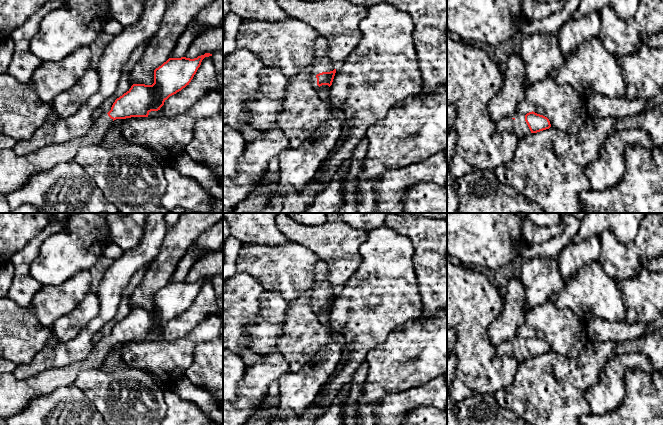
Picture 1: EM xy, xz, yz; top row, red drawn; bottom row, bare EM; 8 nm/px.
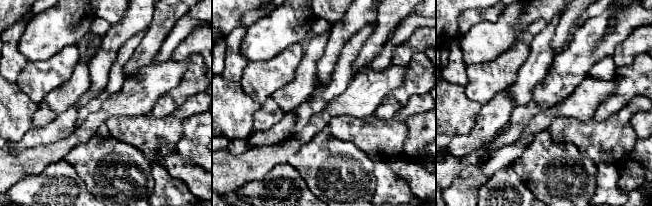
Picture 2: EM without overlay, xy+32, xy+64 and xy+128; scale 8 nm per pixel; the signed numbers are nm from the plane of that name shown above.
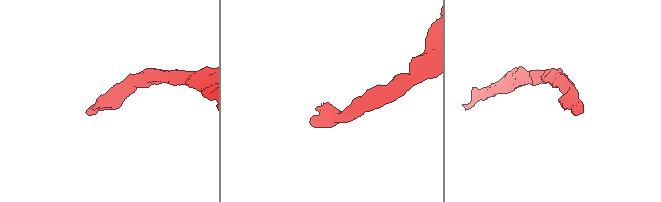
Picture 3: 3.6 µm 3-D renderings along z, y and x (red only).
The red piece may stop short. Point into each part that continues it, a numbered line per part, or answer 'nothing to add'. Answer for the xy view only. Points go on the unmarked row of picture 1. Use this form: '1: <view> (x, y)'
1: xy (16, 394)

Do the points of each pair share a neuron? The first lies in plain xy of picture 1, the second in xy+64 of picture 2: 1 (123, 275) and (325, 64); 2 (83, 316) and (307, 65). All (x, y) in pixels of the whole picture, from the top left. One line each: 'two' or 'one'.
1: one
2: one

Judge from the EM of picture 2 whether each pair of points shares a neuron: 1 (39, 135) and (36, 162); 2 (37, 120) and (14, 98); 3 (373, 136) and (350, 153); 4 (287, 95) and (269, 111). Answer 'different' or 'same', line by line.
1: different
2: different
3: different
4: different

